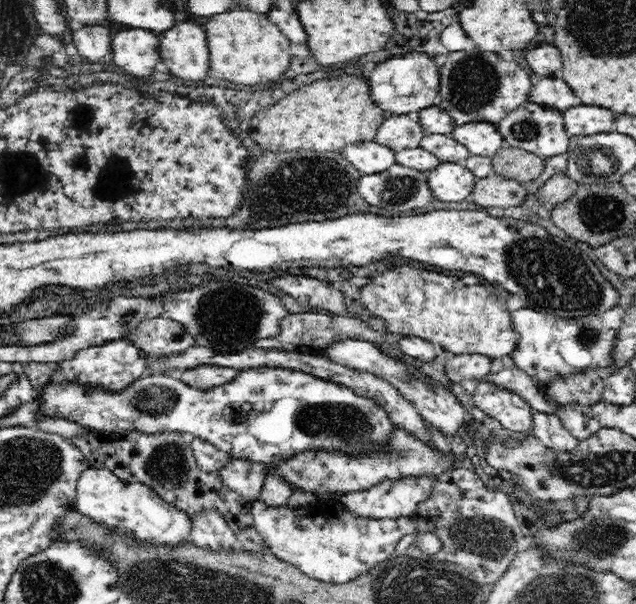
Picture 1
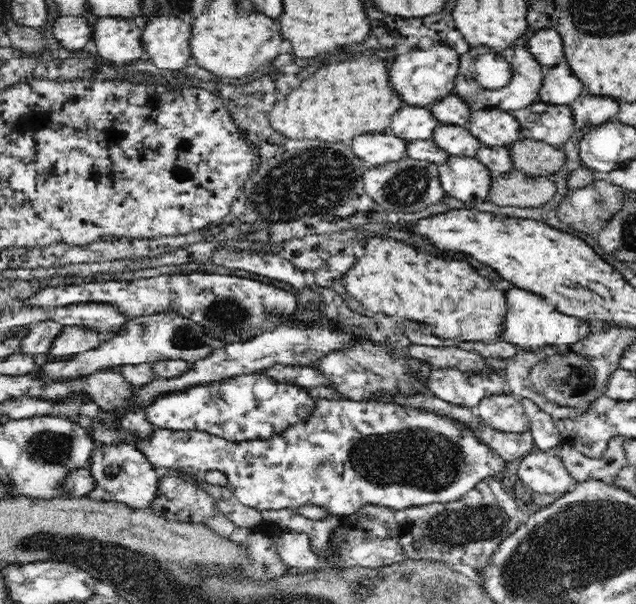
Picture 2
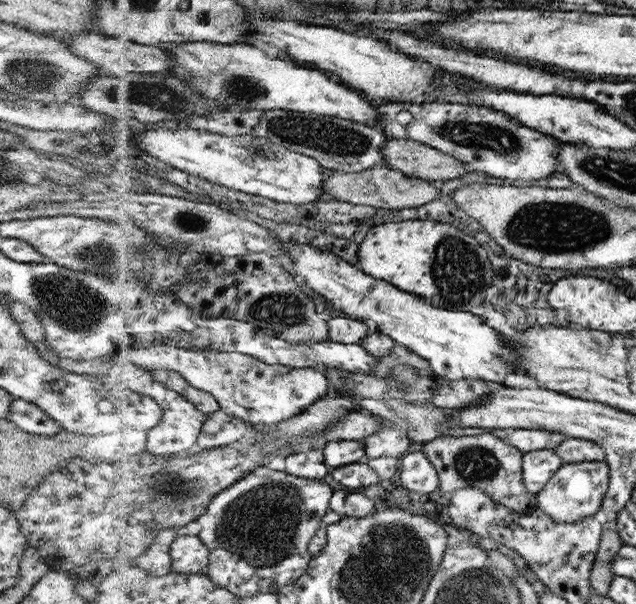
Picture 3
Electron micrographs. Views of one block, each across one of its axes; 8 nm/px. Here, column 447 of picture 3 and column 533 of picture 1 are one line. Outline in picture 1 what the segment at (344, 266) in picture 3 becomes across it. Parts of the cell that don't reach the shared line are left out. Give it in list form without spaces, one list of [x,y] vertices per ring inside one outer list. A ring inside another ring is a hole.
[[[525,307],[511,312],[514,330],[518,333],[518,344],[515,345],[511,358],[515,366],[522,369],[530,379],[548,385],[555,379],[570,379],[572,376],[580,376],[586,370],[598,370],[611,365],[612,350],[618,331],[606,327],[600,315],[585,317],[560,317],[536,312],[531,307]]]

